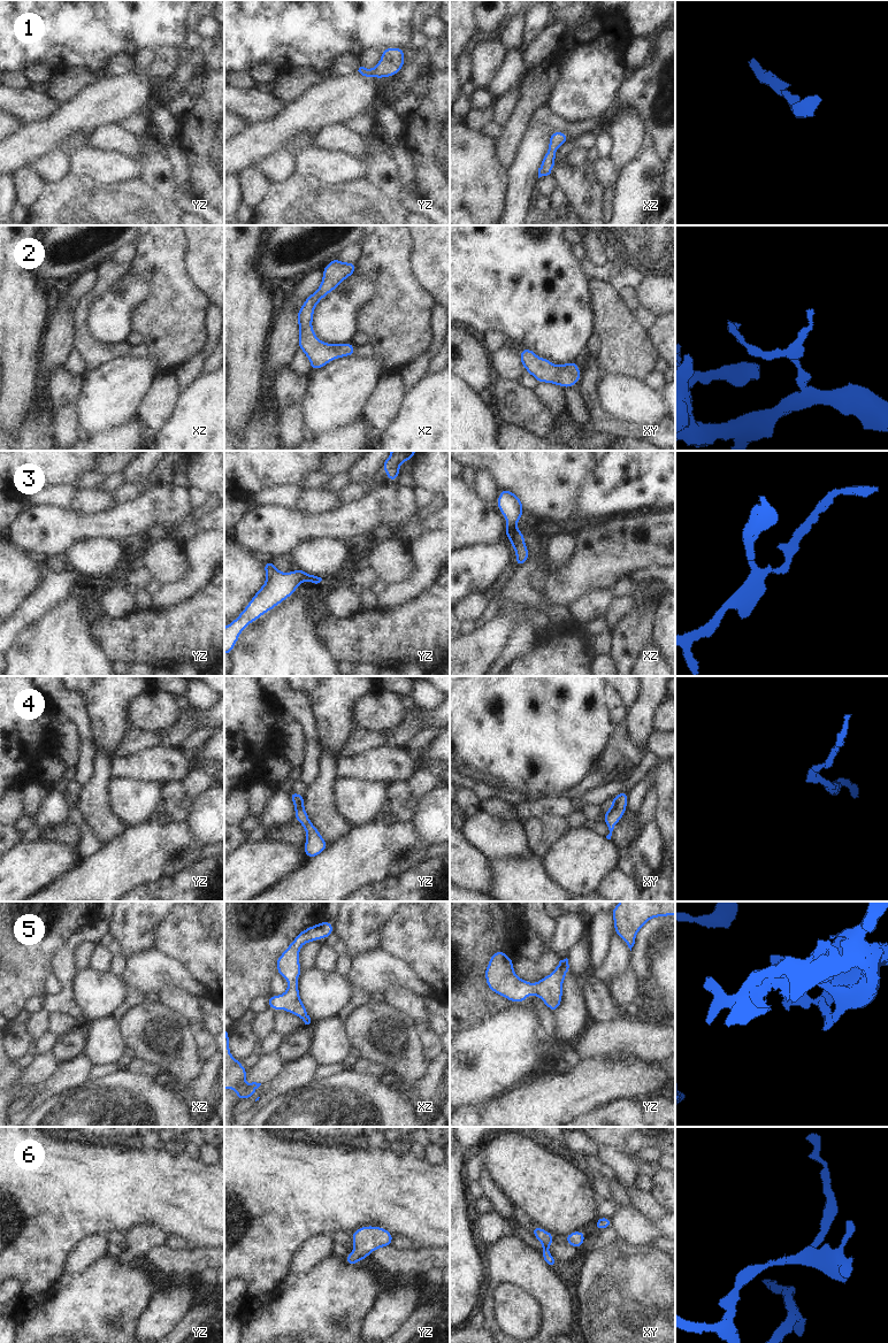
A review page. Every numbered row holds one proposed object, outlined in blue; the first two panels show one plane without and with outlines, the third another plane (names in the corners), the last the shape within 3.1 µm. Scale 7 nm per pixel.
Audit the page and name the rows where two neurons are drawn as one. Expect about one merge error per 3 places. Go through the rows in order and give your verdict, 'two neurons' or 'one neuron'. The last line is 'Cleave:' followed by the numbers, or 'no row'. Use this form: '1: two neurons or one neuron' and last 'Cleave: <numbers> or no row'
1: one neuron
2: one neuron
3: one neuron
4: one neuron
5: one neuron
6: one neuron
Cleave: no row

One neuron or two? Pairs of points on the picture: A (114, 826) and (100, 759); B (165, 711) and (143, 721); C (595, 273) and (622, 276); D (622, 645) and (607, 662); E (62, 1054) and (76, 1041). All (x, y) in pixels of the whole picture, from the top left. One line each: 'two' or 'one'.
A: one
B: one
C: one
D: two
E: one

